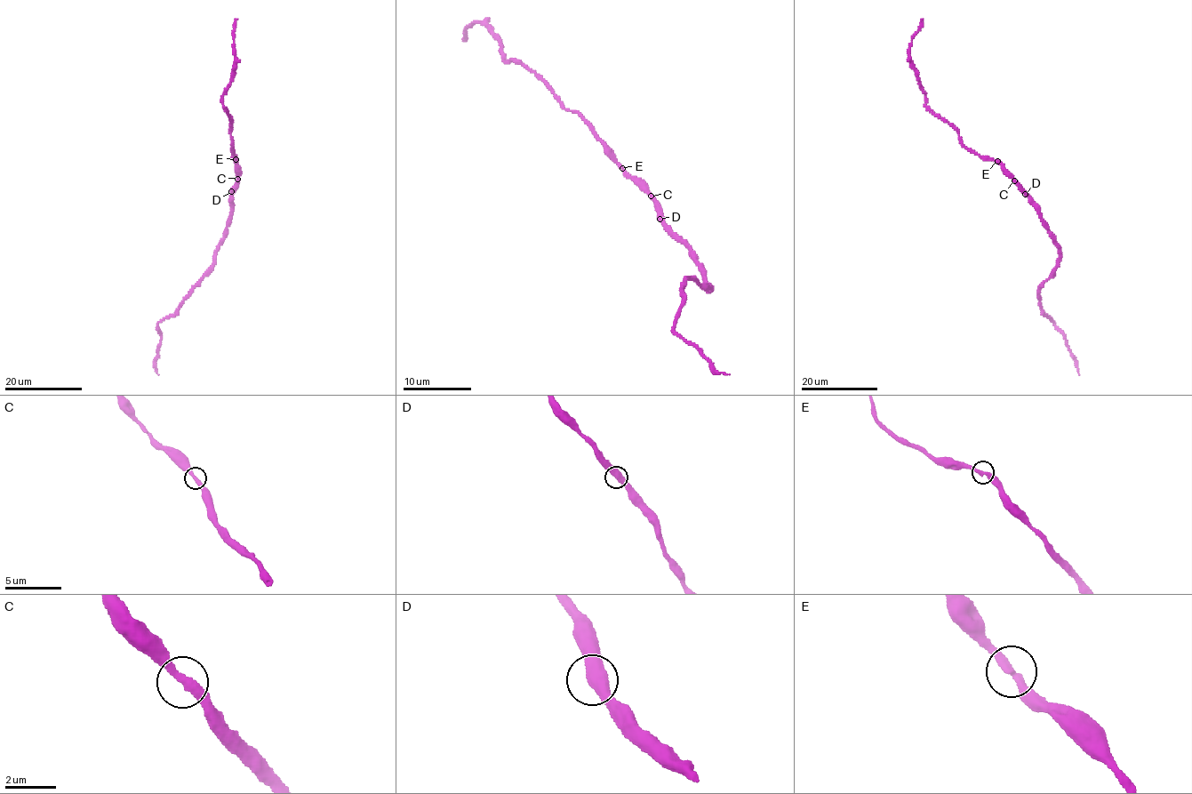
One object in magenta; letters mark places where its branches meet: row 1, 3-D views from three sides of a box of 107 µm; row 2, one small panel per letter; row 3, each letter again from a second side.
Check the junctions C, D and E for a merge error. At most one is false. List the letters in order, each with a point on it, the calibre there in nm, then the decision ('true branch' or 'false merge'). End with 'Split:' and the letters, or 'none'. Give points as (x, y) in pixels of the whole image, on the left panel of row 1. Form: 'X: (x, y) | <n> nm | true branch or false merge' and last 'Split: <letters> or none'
C: (237, 179) | 340 nm | true branch
D: (231, 191) | 500 nm | true branch
E: (236, 159) | 340 nm | true branch
Split: none

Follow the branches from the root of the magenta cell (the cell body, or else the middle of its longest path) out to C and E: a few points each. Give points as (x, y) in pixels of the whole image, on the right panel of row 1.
C: (1026, 193), (1014, 180)
E: (1026, 193), (996, 161)

